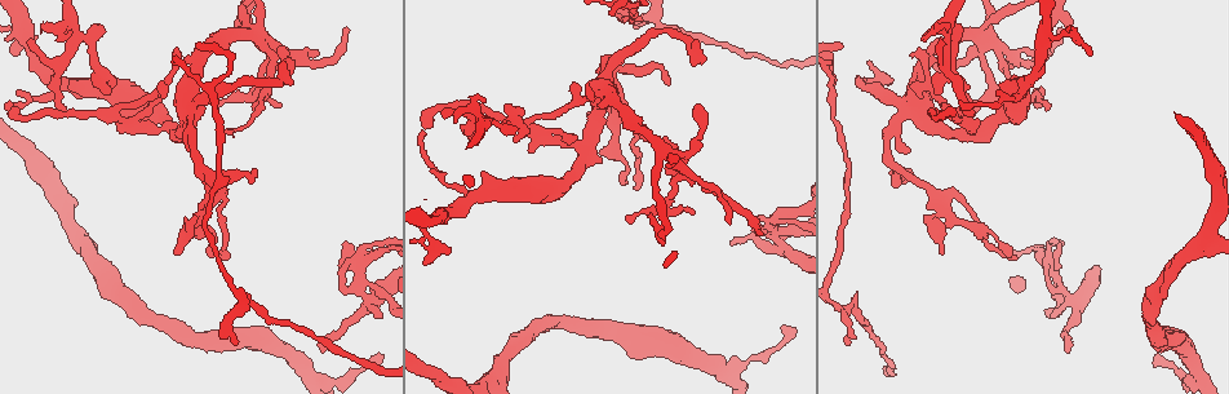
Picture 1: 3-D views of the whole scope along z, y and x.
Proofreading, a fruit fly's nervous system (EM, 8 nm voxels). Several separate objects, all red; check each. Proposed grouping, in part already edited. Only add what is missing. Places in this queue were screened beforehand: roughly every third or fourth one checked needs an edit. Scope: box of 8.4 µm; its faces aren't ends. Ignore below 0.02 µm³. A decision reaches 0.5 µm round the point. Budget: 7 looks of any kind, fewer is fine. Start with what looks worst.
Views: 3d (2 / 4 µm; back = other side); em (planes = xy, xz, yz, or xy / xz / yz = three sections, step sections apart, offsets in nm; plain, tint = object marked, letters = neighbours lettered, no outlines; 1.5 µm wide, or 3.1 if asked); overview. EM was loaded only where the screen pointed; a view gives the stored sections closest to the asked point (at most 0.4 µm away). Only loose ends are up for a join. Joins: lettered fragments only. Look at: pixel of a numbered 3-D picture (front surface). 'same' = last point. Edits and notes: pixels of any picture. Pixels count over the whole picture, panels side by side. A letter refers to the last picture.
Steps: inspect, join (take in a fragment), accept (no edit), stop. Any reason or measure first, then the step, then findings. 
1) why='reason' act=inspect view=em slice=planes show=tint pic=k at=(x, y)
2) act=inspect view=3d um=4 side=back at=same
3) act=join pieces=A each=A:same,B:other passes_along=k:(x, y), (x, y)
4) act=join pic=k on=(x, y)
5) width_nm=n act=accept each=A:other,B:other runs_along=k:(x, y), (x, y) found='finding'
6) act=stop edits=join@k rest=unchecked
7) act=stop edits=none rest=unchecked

why='tapers out' act=inspect view=em slice=planes show=letters pic=1 at=(1066, 350)

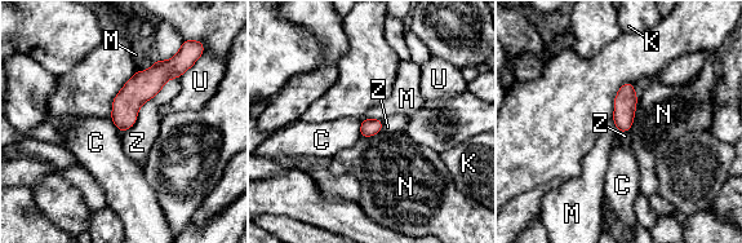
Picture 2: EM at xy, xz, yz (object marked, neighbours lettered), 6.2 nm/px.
act=accept each=C:other,K:other,M:other,N:other,U:other,Z:other runs_along=2:(173, 66), (124, 109), (121, 127) found='none of them fits'

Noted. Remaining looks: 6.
why='free end' act=inspect view=em slice=xz step=4 show=tint pic=1 at=(698, 42)

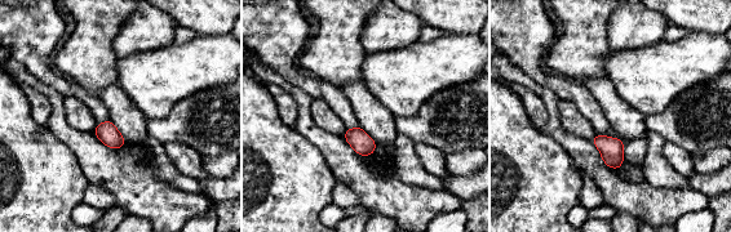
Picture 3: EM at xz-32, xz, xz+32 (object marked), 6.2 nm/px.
act=inspect view=em slice=planes show=letters at=same

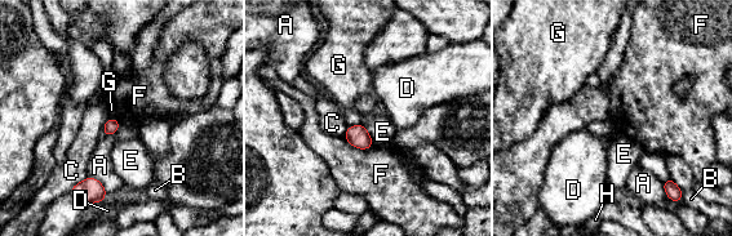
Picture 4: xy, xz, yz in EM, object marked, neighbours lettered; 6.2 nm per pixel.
width_nm=90 act=accept each=A:other,B:other,C:other,D:other,E:other,F:other,G:other,H:other border=4:(344, 137), (360, 148), (373, 145) found='none of them fits'

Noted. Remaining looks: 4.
why='three arms meet' act=inspect view=em slice=planes show=letters pic=1 at=(100, 28)

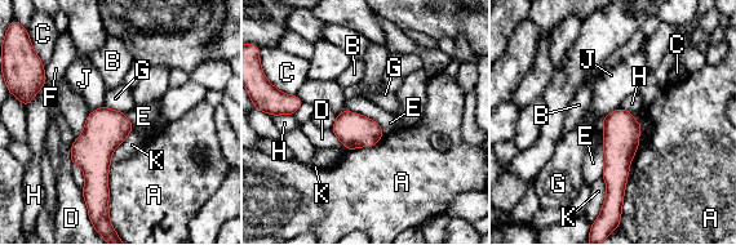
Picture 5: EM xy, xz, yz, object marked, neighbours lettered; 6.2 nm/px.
act=accept each=A:other,B:other,C:other,D:other,E:other,F:other,G:other,H:other,J:other,K:other found='none of them fits'

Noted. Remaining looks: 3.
act=stop edits=none rest=unchecked

